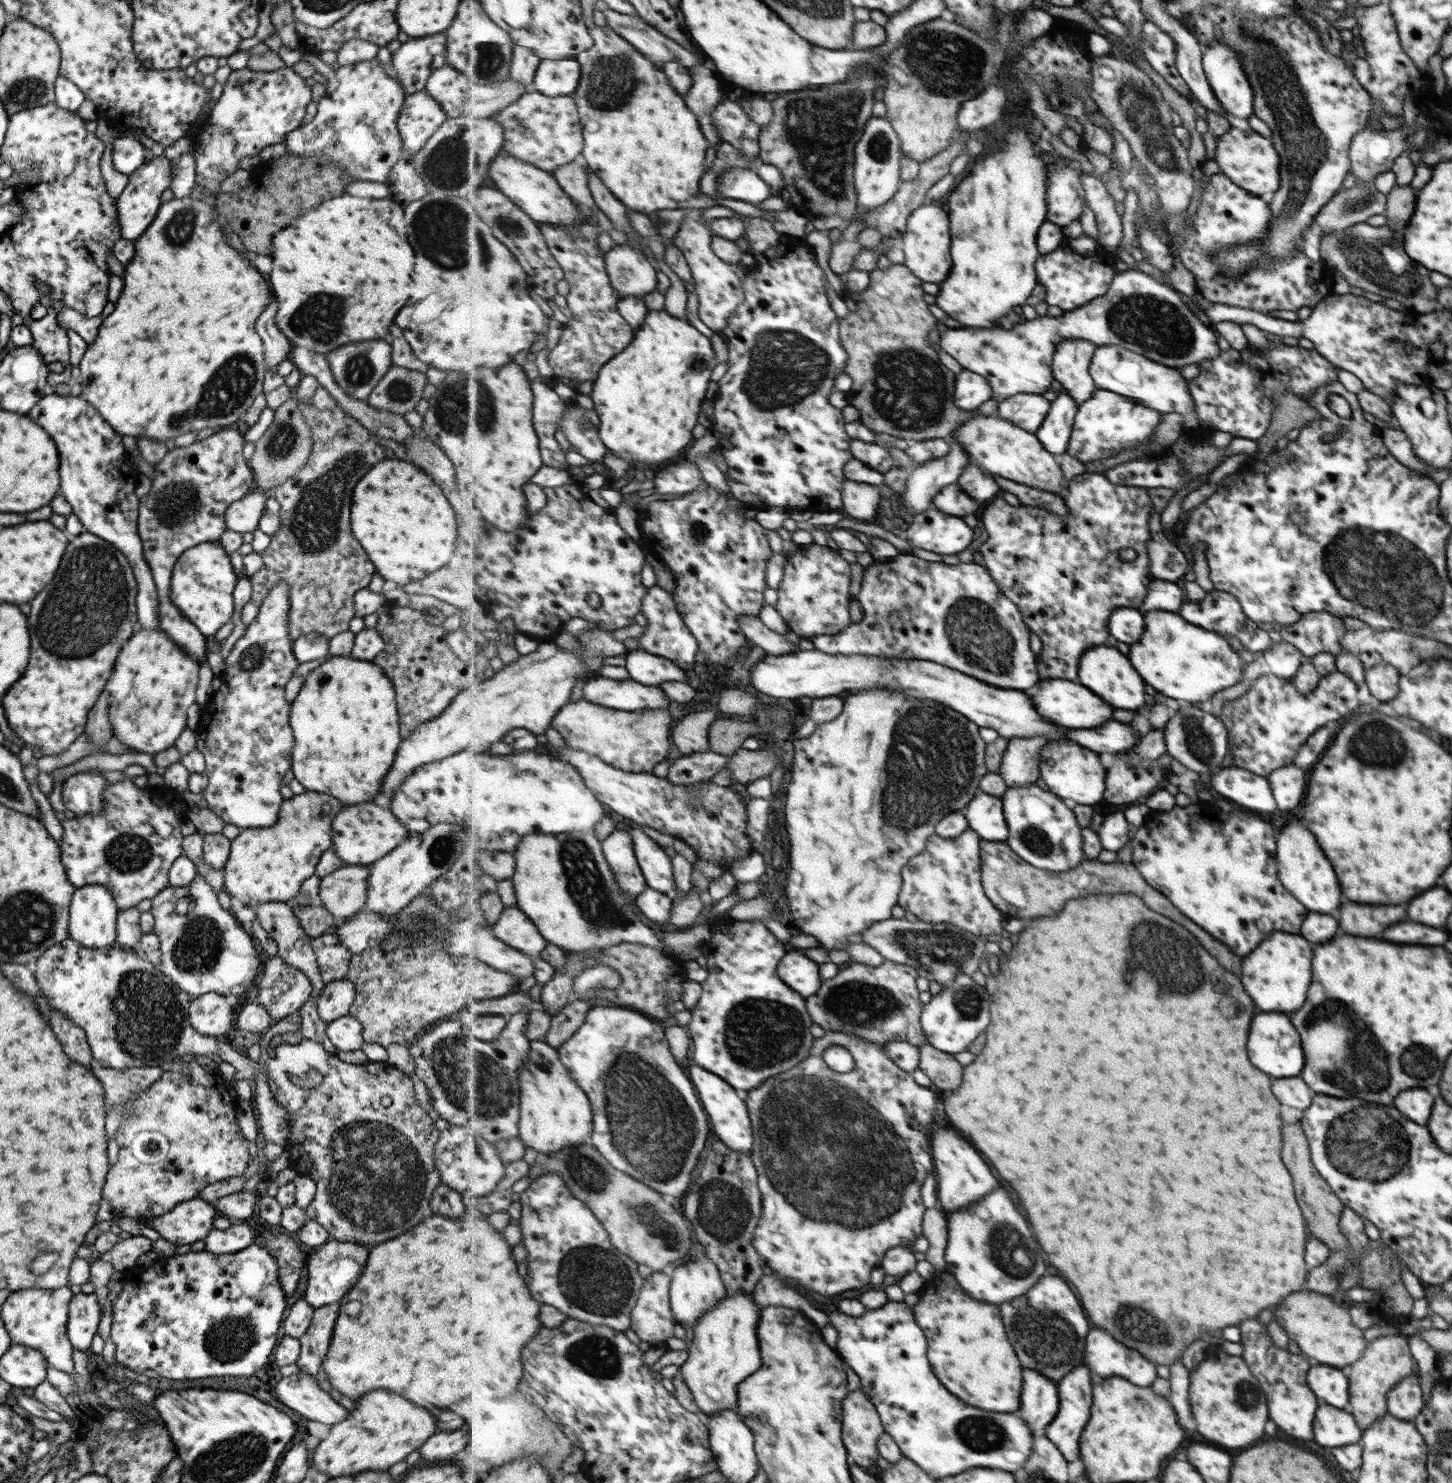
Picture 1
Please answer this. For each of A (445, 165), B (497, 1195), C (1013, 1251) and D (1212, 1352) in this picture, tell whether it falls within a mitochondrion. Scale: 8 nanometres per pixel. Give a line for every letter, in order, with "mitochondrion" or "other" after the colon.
A: mitochondrion
B: other
C: mitochondrion
D: other

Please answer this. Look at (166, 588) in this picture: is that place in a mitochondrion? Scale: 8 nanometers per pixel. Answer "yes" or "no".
no

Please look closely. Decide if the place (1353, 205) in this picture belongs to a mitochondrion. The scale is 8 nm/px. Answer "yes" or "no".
yes

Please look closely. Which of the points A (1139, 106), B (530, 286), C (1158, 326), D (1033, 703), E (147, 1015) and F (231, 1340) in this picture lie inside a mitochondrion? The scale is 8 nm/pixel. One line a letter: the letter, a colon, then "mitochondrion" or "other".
A: mitochondrion
B: other
C: mitochondrion
D: other
E: mitochondrion
F: mitochondrion

